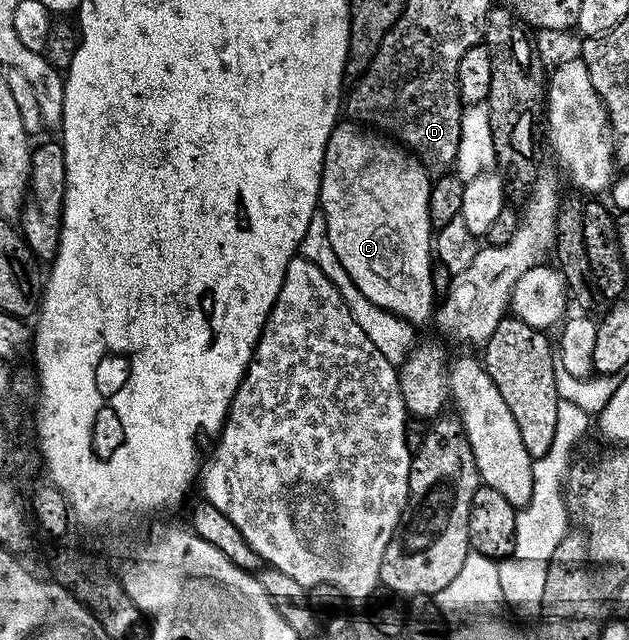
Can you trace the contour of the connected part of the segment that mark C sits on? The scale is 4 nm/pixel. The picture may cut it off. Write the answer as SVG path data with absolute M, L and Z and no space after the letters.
M341 119L334 126L324 151L318 208L326 218L330 246L338 262L342 262L342 270L350 274L354 286L358 286L360 293L372 303L373 307L383 308L385 313L397 316L401 320L417 322L416 320L426 319L427 321L434 312L434 301L432 302L434 231L428 213L434 181L428 177L418 157L413 156L408 149L385 138L379 131L369 130L351 119L348 120Z

